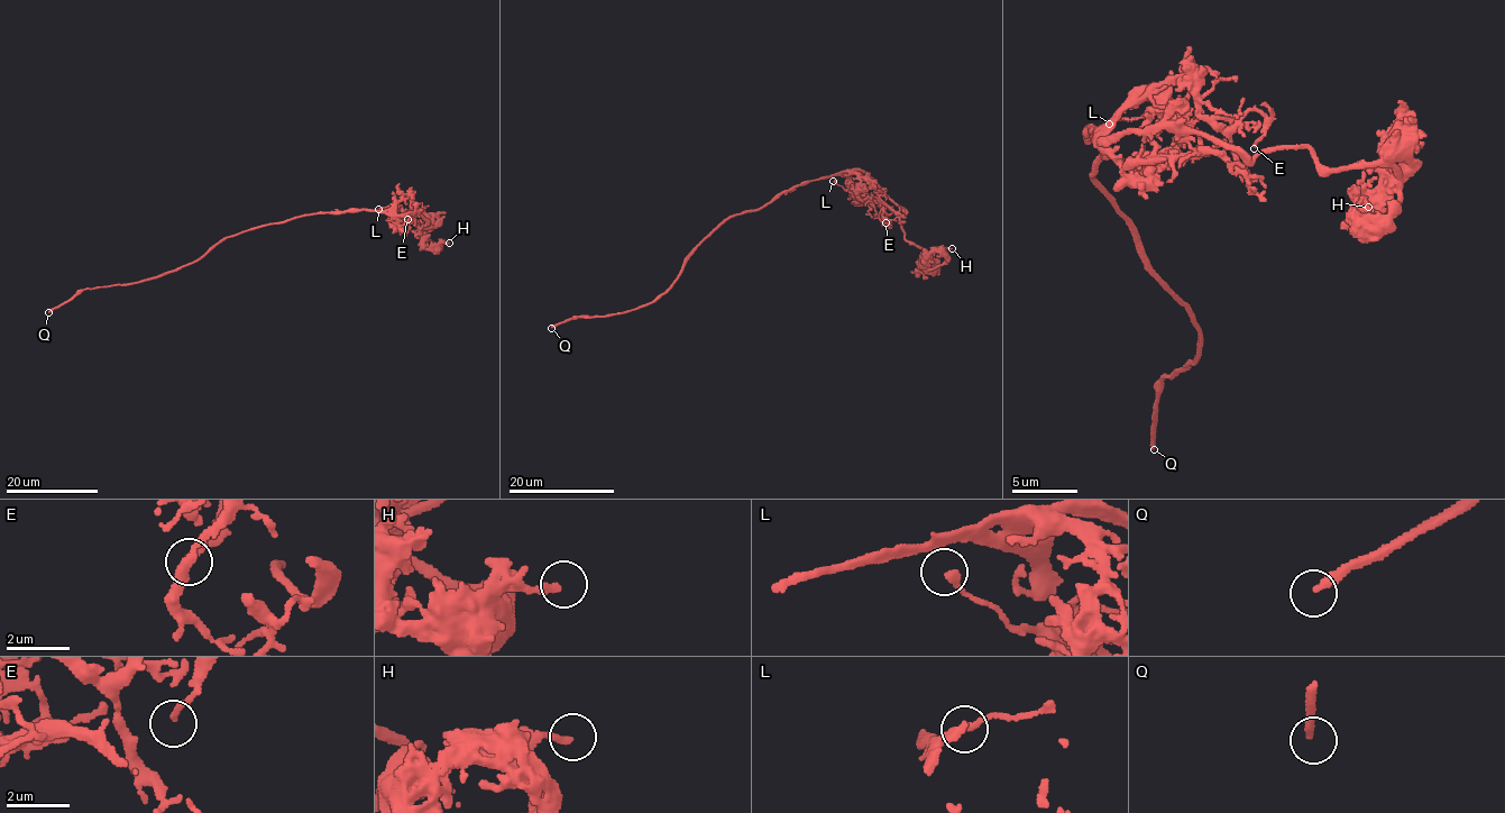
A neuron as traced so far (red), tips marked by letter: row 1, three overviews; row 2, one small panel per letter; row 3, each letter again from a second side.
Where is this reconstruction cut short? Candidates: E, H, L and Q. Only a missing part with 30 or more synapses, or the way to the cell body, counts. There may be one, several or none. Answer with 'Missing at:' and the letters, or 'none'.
Missing at: Q

